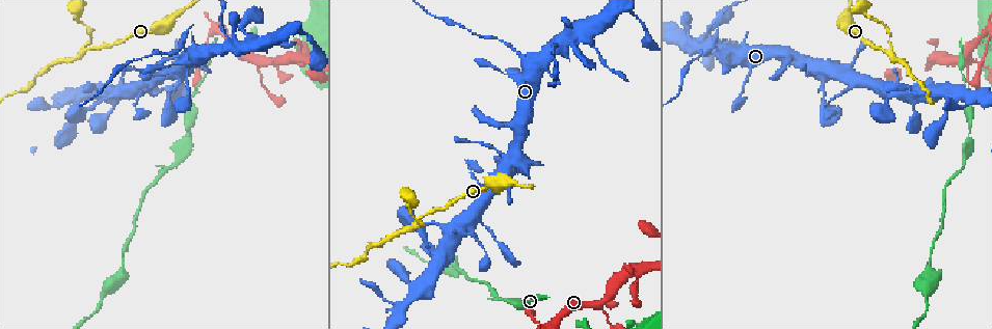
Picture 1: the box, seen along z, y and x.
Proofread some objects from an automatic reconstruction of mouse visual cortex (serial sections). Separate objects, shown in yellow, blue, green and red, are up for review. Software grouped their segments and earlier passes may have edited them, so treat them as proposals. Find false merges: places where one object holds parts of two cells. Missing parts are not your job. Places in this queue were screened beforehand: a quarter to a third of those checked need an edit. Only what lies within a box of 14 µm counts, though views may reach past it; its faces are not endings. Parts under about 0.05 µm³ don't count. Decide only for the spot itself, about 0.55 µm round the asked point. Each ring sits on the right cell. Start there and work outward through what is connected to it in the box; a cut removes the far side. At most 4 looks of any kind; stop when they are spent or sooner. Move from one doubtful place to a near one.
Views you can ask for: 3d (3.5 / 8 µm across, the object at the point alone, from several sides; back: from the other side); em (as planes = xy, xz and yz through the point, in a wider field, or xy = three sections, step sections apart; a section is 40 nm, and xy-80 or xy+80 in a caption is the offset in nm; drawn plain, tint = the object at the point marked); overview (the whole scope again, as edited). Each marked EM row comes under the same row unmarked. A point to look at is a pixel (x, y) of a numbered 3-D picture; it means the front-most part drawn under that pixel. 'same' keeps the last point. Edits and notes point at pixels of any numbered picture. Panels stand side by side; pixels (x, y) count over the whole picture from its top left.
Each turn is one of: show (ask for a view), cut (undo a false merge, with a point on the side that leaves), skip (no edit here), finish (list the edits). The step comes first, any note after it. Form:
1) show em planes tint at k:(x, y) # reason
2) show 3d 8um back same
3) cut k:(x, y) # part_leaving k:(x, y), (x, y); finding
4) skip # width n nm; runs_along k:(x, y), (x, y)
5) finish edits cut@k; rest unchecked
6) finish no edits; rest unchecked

show 3d 8um at 1:(971, 142) # calibre changes

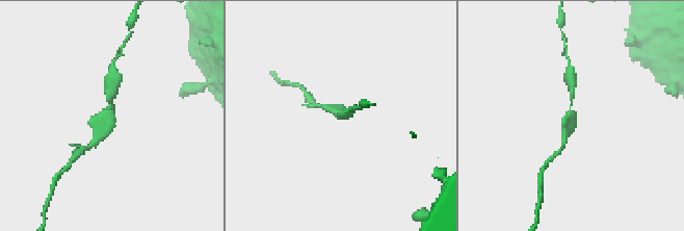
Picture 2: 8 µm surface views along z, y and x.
show 3d 3.5um at 2:(571, 117)

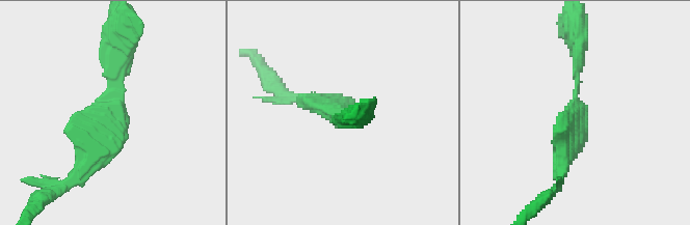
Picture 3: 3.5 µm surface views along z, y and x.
skip # continuous, no second cell

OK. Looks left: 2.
show 3d 3.5um at 1:(82, 52) # abrupt turn

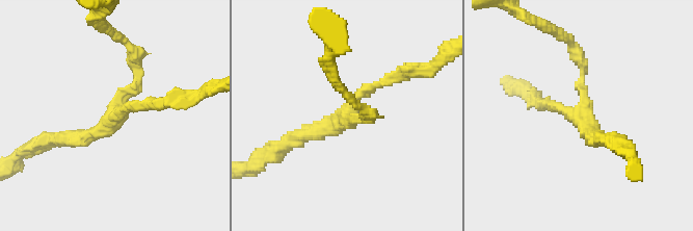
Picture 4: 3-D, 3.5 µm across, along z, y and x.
skip # arm_widths 150, 150, 200 nm; runs_along 4:(538, 101), (584, 107), (579, 59); one cell here

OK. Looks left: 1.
finish no edits; rest unchecked

